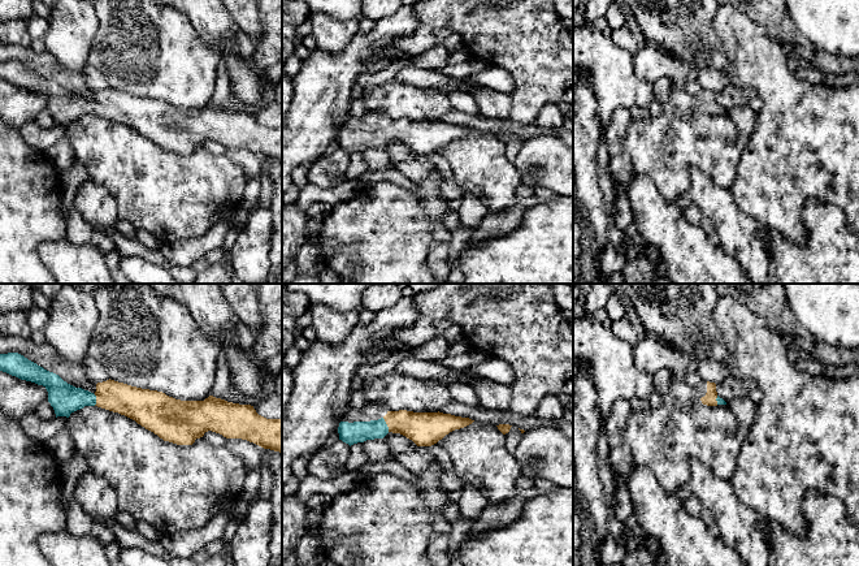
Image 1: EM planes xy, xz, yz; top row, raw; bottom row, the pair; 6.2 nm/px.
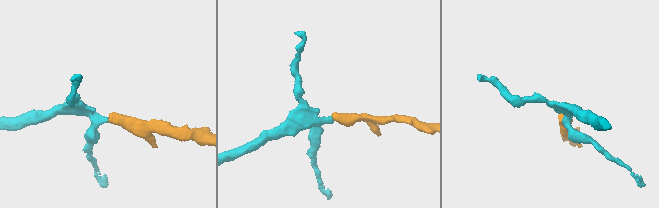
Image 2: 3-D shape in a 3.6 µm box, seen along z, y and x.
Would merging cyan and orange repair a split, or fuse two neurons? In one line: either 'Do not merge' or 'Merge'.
Merge

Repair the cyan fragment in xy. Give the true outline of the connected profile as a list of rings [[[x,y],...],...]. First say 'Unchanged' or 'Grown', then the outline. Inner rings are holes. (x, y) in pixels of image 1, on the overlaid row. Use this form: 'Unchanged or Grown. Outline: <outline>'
Grown. Outline: [[[18,353],[0,354],[0,371],[6,372],[12,376],[16,376],[21,380],[43,385],[48,392],[48,402],[53,407],[56,418],[57,416],[69,418],[71,412],[81,410],[84,406],[97,406],[97,407],[125,415],[135,420],[138,424],[140,424],[146,429],[153,432],[164,441],[169,441],[177,445],[192,445],[196,438],[200,438],[204,436],[205,432],[212,431],[212,432],[222,435],[226,438],[247,440],[264,449],[270,449],[270,450],[282,453],[282,419],[266,419],[259,415],[256,410],[253,409],[253,406],[251,405],[233,403],[221,398],[216,398],[213,396],[209,396],[204,401],[181,401],[181,399],[169,397],[162,392],[142,389],[142,388],[131,386],[131,385],[118,383],[110,379],[103,383],[97,383],[96,392],[91,393],[82,388],[75,388],[68,384],[58,375],[44,370],[43,367],[29,360],[27,358],[25,358],[23,355]]]

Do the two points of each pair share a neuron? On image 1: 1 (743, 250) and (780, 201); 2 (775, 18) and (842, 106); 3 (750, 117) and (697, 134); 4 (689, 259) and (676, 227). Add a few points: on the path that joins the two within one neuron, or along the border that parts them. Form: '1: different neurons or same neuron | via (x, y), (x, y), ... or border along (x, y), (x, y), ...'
1: different neurons | border along (737, 207), (766, 227)
2: different neurons | border along (776, 42), (789, 52)
3: different neurons | border along (728, 113), (734, 125), (749, 137)
4: same neuron | via (686, 251), (676, 240), (676, 234)

